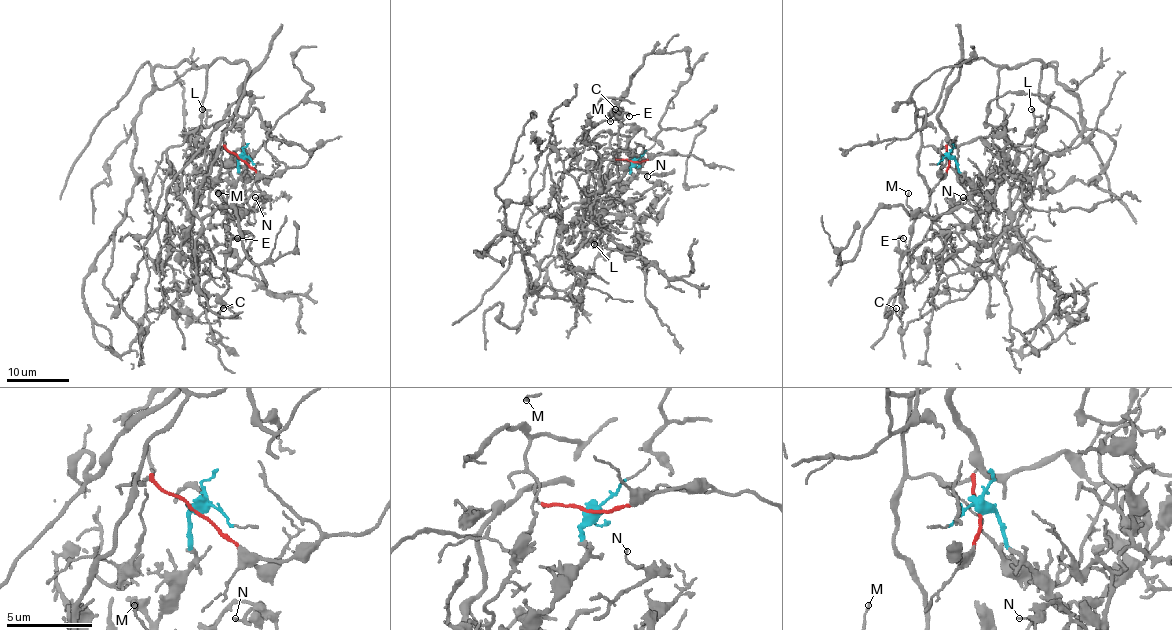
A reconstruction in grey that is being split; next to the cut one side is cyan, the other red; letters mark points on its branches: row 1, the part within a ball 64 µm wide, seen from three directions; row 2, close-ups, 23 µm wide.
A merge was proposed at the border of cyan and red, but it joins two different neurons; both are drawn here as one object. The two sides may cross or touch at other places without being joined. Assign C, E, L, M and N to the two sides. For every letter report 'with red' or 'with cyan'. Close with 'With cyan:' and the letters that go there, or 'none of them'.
C: with cyan
E: with cyan
L: with cyan
M: with cyan
N: with cyan
With cyan: C, E, L, M, N

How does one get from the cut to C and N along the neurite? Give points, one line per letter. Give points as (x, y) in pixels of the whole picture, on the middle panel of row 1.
C: (631, 162), (628, 187), (603, 206), (606, 166), (619, 154), (614, 108)
N: (631, 162), (631, 179), (617, 198), (622, 203), (633, 203), (649, 190), (653, 184), (649, 182), (647, 176)

